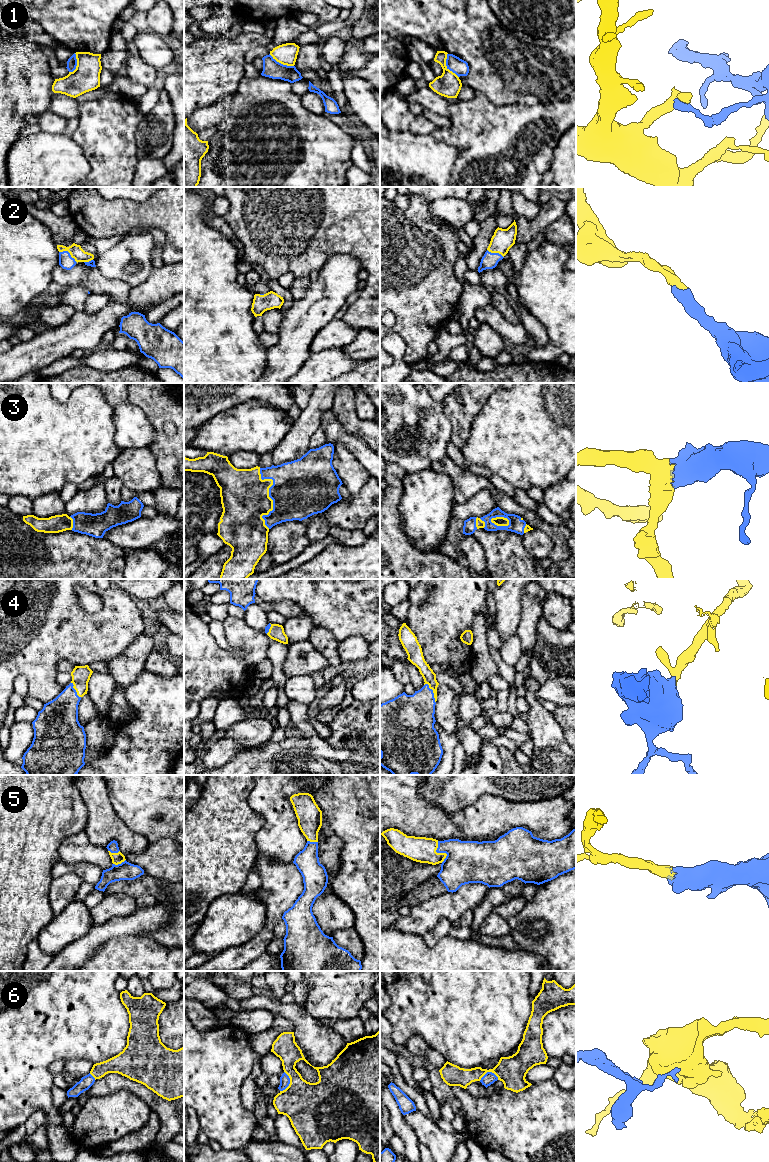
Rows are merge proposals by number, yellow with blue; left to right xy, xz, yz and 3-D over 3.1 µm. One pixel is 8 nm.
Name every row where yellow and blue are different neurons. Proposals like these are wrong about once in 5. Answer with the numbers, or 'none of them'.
1, 6

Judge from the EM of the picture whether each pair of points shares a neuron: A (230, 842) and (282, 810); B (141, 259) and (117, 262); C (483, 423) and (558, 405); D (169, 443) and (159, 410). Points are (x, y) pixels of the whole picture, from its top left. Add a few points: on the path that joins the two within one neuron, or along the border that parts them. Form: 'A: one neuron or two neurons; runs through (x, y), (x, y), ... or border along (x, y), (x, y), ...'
A: two neurons; border along (248, 804), (263, 818), (255, 835), (256, 843)
B: one neuron; runs through (135, 258), (131, 257), (123, 262)
C: one neuron; runs through (502, 423), (539, 423)
D: one neuron; runs through (161, 435), (159, 431), (159, 418)

